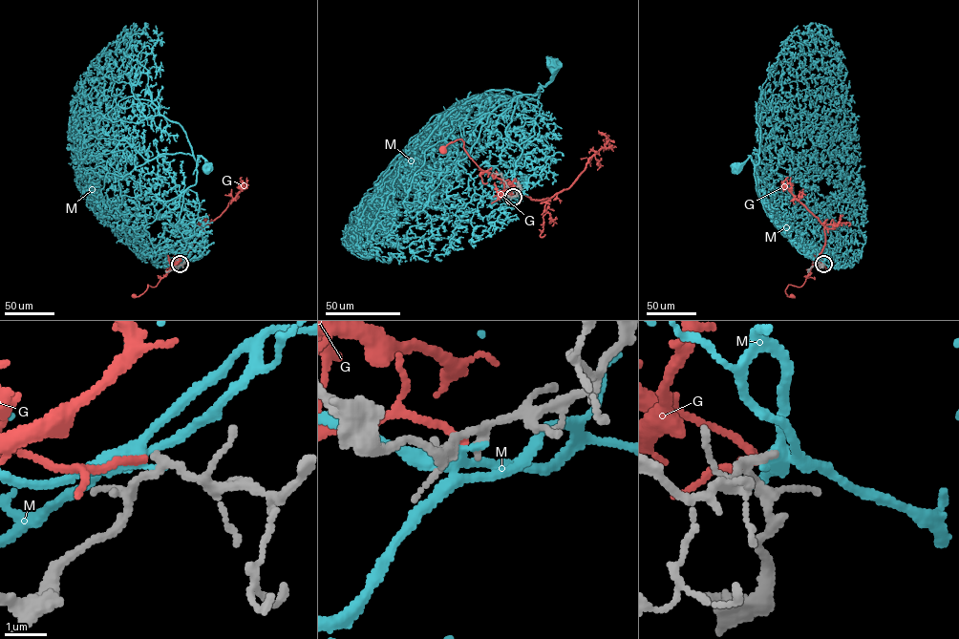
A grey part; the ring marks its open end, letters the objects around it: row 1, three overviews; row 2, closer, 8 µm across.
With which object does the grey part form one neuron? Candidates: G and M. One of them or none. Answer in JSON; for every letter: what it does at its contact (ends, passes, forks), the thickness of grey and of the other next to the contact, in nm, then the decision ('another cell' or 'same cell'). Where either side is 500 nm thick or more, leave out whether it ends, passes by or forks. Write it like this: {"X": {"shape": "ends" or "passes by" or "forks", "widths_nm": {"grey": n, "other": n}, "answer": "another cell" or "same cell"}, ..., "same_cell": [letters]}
{"G": {"shape": "ends", "widths_nm": {"grey": 190, "other": 160}, "answer": "same cell"}, "M": {"shape": "passes by", "widths_nm": {"grey": 200, "other": 200}, "answer": "another cell"}, "same_cell": ["G"]}

